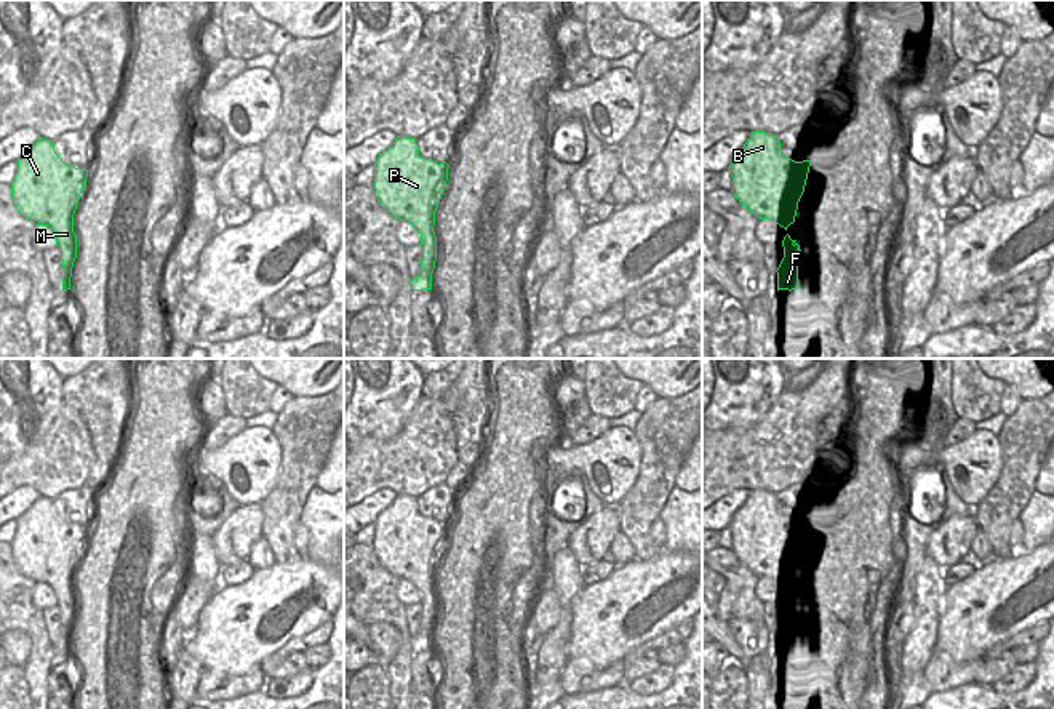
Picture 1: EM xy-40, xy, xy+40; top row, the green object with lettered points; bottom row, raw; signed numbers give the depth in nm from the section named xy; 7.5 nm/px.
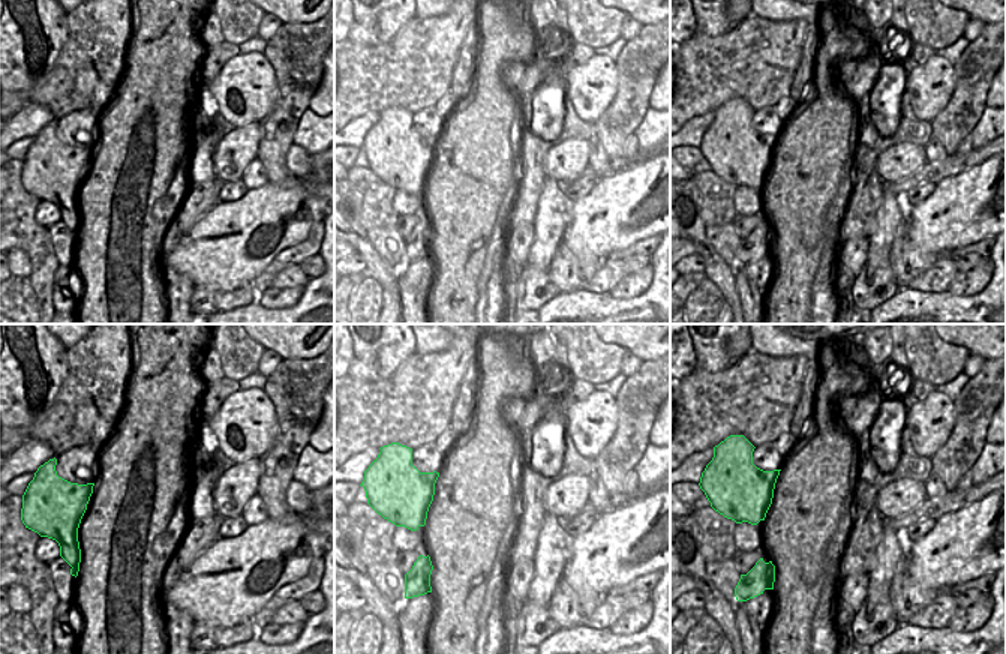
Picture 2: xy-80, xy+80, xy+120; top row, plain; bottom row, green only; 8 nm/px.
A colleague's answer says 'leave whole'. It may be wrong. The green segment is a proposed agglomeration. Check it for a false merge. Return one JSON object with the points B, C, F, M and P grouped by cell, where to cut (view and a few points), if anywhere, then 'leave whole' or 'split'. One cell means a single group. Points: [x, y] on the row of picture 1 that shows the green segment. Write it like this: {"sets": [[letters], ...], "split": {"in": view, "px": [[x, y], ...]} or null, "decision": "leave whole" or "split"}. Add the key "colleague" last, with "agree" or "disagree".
{"sets": [["B", "C", "F", "M", "P"]], "split": null, "decision": "leave whole", "colleague": "agree"}

